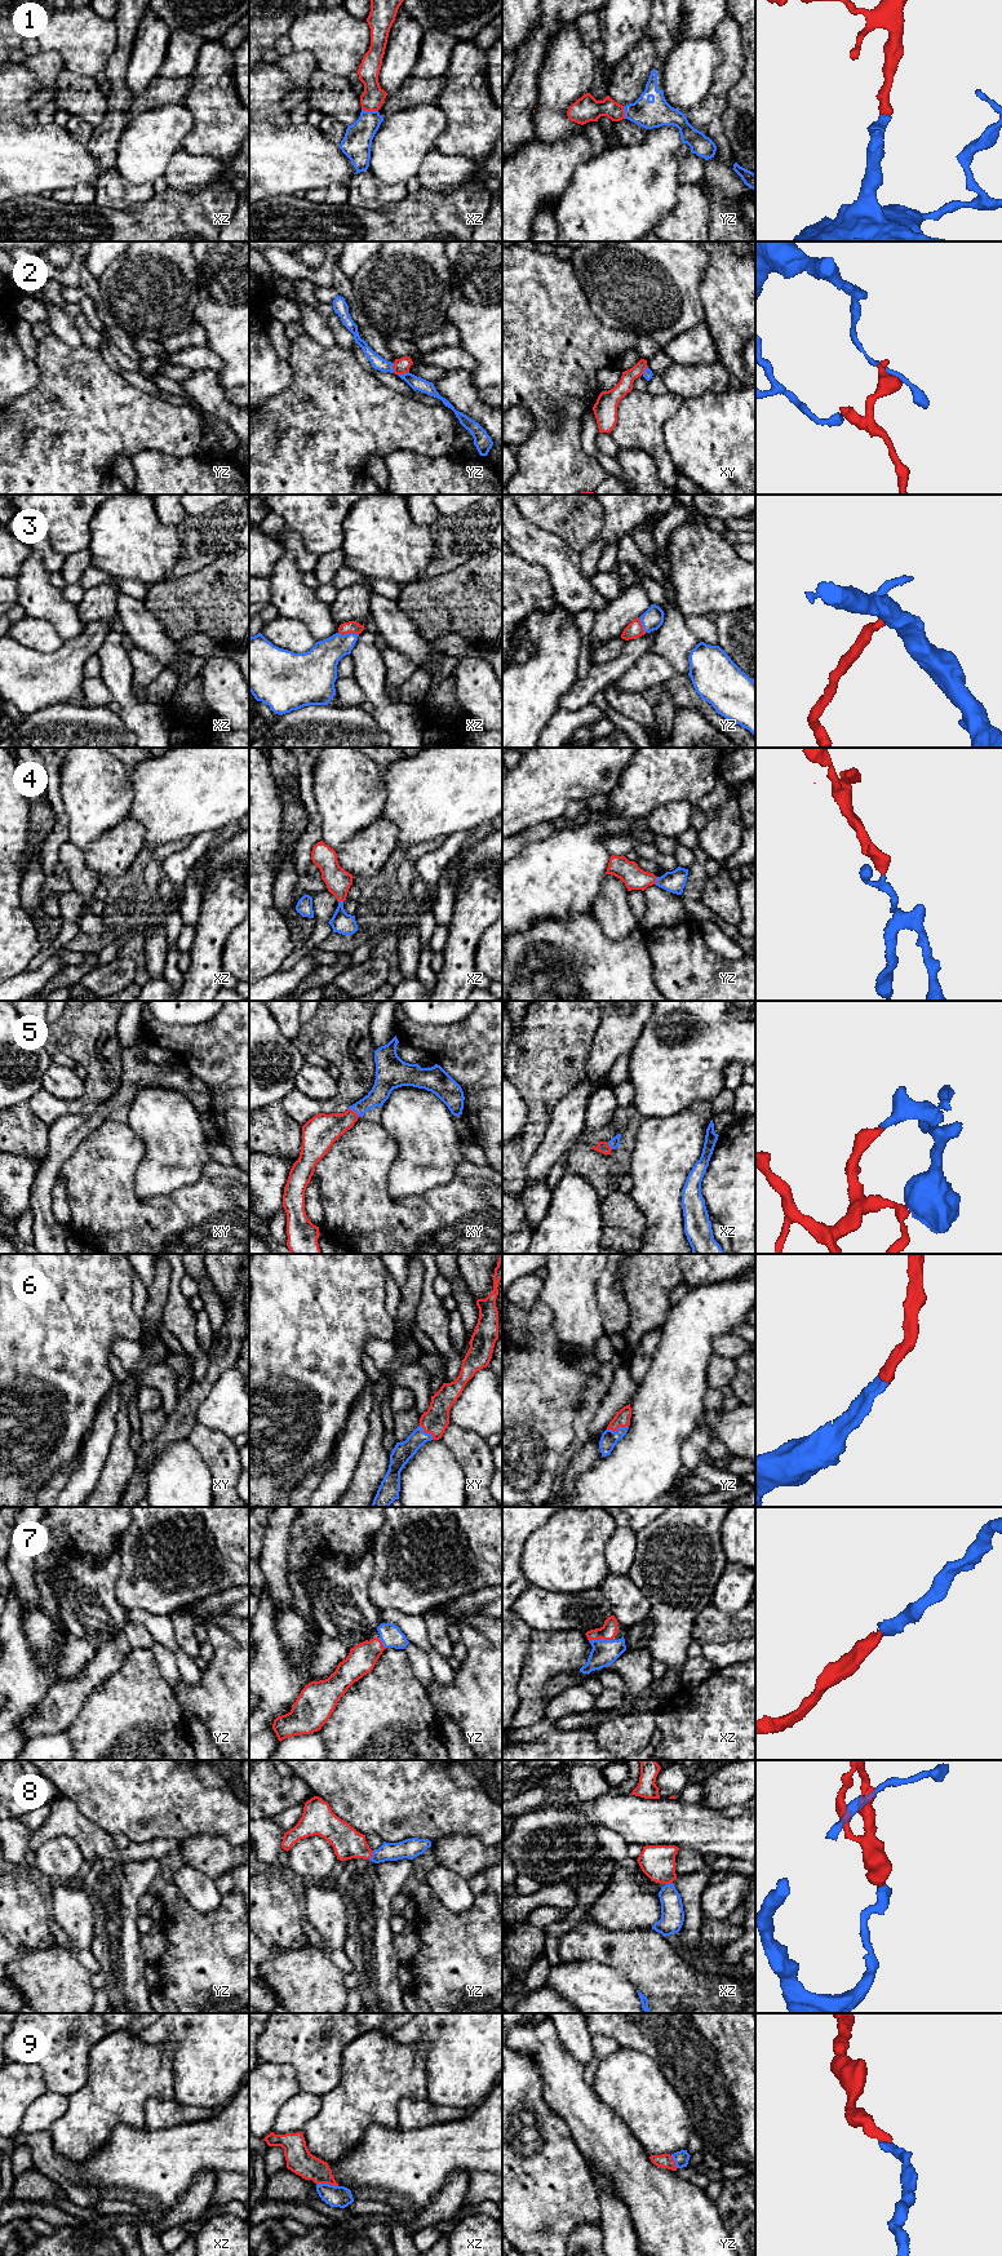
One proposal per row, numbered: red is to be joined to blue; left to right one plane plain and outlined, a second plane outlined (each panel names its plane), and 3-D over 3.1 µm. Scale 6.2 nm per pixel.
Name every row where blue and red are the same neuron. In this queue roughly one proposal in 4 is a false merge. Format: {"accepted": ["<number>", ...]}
{"accepted": ["1", "3", "4", "5", "6", "7", "8", "9"]}

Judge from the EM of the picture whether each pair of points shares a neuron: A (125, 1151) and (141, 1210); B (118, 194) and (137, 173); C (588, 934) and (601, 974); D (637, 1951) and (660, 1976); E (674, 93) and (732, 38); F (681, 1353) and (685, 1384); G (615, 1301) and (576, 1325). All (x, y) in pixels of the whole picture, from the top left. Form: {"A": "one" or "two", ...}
{"A": "one", "B": "two", "C": "one", "D": "one", "E": "two", "F": "one", "G": "two"}

